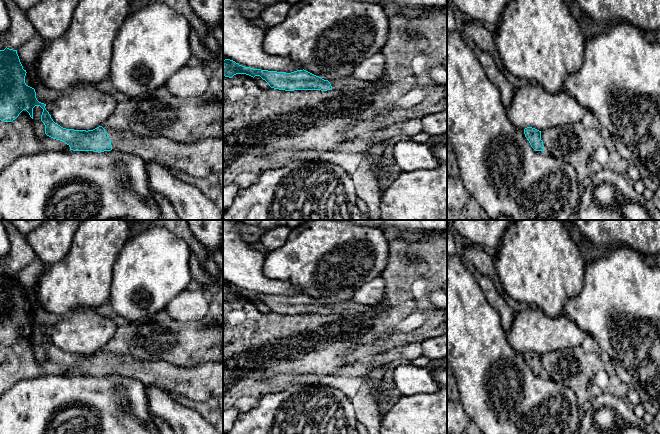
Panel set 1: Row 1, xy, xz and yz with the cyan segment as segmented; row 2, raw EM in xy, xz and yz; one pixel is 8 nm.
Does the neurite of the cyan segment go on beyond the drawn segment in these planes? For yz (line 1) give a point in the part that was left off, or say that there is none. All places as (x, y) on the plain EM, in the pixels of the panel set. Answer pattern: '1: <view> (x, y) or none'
1: none

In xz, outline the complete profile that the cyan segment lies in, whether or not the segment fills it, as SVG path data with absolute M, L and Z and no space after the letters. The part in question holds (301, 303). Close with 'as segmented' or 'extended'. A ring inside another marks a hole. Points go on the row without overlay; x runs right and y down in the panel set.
M223 284L223 300L232 302L236 298L246 298L251 301L260 300L271 312L294 314L343 314L354 315L367 312L370 306L360 305L353 301L344 301L333 304L324 304L306 294L297 294L291 297L253 293L239 289L233 284Z; extended

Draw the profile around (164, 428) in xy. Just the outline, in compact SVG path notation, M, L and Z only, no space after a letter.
M153 415L153 421L158 427L160 434L174 434L173 430L171 429L171 426L162 418Z

